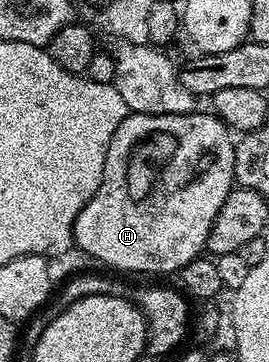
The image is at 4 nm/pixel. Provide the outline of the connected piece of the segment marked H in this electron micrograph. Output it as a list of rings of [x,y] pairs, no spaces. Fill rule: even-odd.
[[[211,111],[129,114],[122,126],[114,130],[114,138],[110,138],[98,190],[74,222],[72,238],[75,247],[120,272],[153,272],[156,278],[163,272],[179,273],[190,262],[201,259],[207,249],[210,226],[234,187],[235,153],[233,133]]]

